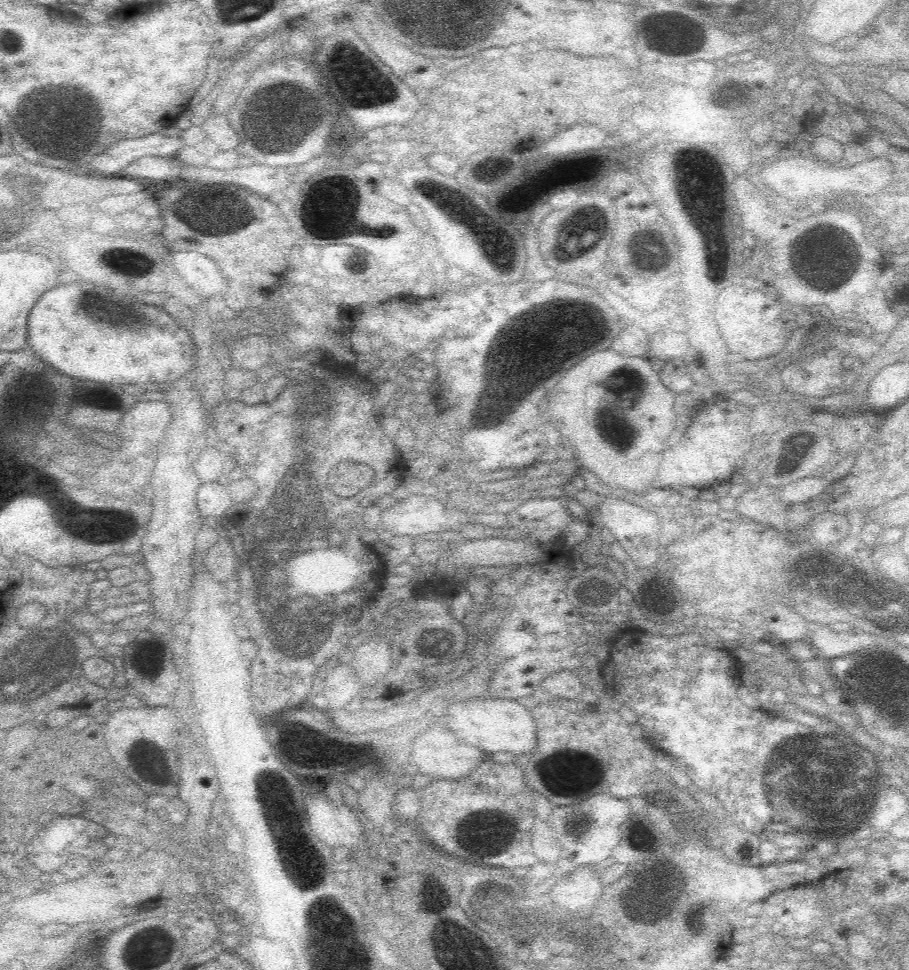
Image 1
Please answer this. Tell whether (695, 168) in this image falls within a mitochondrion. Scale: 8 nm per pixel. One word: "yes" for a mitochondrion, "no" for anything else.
yes

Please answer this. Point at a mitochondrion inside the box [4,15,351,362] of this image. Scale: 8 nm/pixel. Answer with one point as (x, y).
(40, 117)

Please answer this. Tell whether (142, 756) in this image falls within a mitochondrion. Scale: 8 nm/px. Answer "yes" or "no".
no

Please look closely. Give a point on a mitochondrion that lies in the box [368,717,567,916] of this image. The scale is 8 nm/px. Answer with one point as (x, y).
(497, 834)

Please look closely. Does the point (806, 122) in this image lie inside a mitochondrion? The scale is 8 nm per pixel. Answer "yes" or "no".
no

